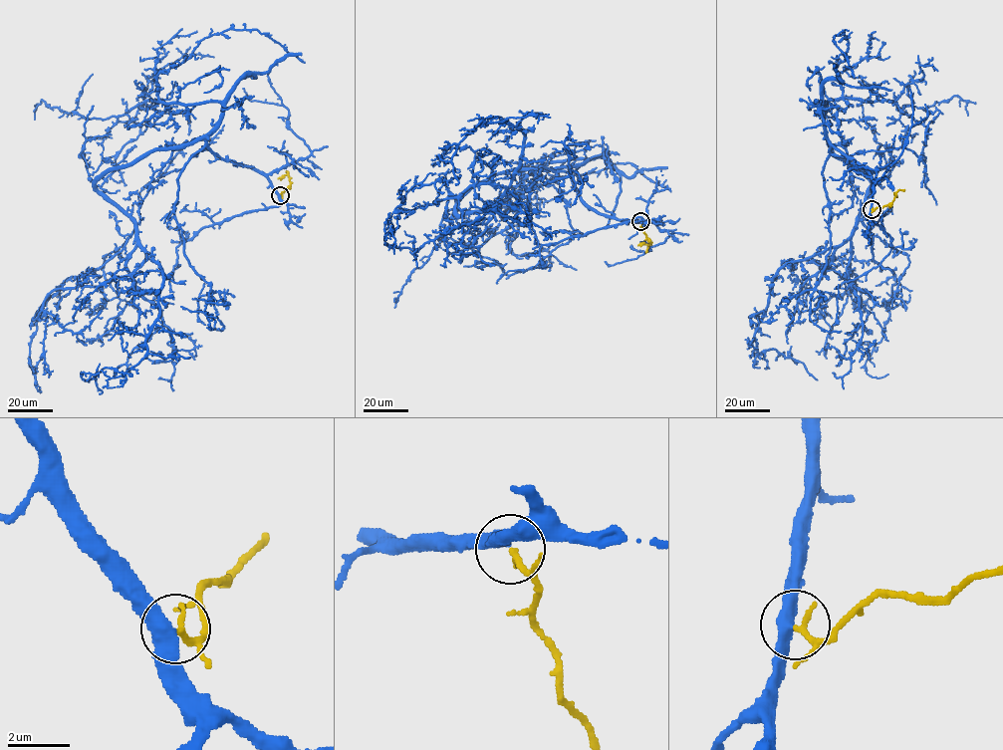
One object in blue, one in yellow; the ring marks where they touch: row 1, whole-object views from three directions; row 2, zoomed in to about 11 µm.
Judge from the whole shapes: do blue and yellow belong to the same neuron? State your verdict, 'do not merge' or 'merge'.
merge

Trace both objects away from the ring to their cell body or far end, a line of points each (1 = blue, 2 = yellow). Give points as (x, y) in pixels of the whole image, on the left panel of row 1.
1: (280, 195), (203, 138), (96, 182), (162, 280), (146, 354), (125, 373), (105, 368), (100, 393)
2: (280, 195), (290, 182), (287, 174), (278, 178)

